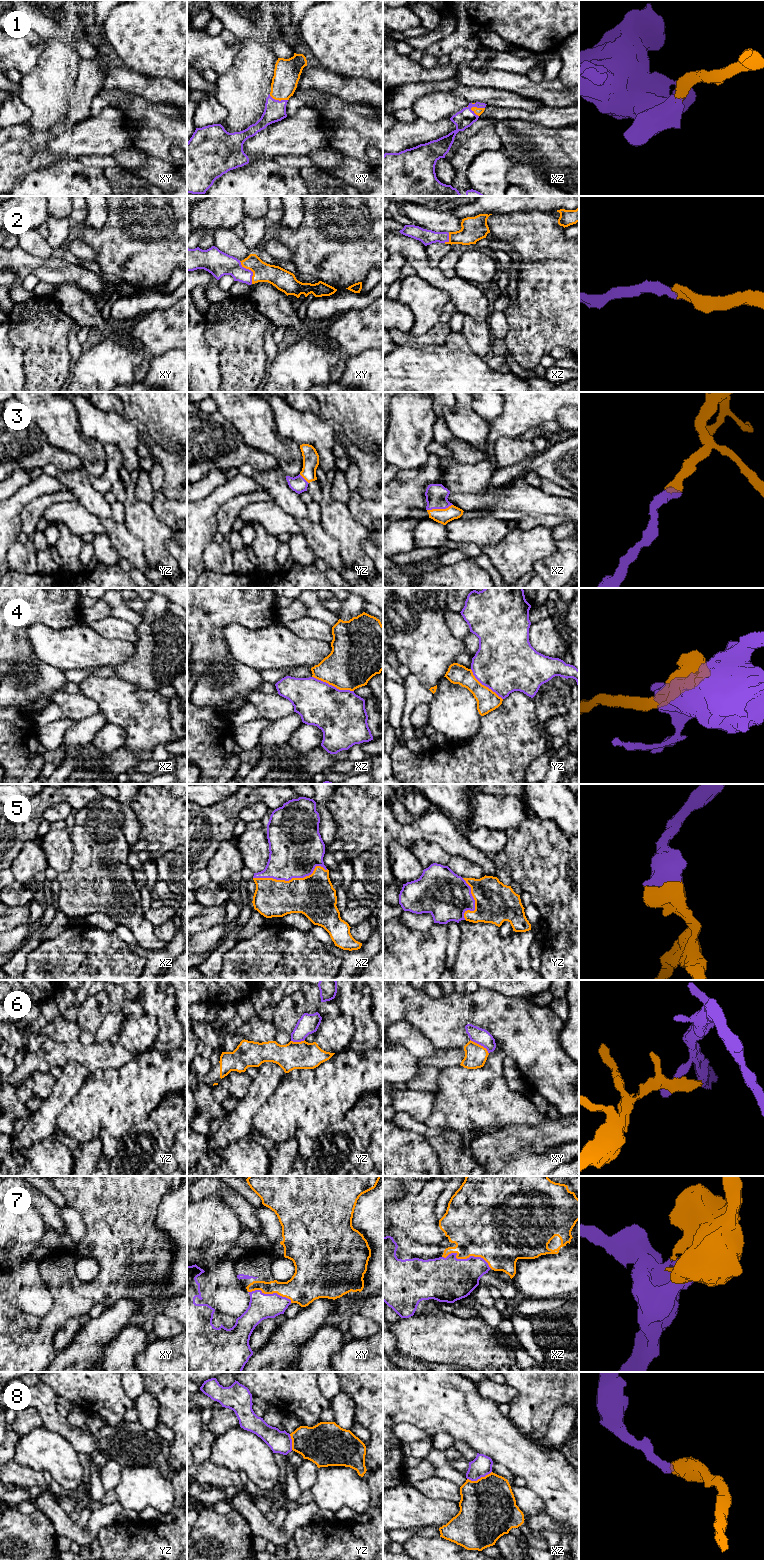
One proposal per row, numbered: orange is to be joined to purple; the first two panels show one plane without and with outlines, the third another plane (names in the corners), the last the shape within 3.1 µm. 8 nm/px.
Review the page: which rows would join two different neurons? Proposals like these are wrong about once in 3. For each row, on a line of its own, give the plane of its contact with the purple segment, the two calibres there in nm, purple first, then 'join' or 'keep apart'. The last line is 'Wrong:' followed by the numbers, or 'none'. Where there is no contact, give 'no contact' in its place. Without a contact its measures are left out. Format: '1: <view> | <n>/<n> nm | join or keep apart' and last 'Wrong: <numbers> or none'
1: xz | 150/60 nm | join
2: xy | 180/160 nm | join
3: xz | 180/120 nm | join
4: xz | 400/380 nm | keep apart
5: xz | 420/340 nm | join
6: xy | 130/180 nm | keep apart
7: xz | 360/440 nm | join
8: xz | 160/460 nm | join
Wrong: 4, 6

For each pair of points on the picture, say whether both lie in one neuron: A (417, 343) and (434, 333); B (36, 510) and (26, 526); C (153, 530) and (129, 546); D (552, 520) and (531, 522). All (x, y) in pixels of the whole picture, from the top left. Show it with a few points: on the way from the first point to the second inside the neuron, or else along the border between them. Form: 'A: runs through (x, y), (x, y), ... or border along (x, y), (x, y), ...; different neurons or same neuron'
A: runs through (421, 341), (430, 337); same neuron
B: runs through (32, 514), (29, 522); same neuron
C: border along (124, 522), (143, 542), (148, 561); different neurons
D: runs through (547, 520), (536, 521); same neuron

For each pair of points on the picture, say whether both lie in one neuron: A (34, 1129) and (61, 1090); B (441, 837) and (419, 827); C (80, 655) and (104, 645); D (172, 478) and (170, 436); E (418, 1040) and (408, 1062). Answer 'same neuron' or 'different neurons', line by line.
A: same neuron
B: same neuron
C: same neuron
D: same neuron
E: different neurons

